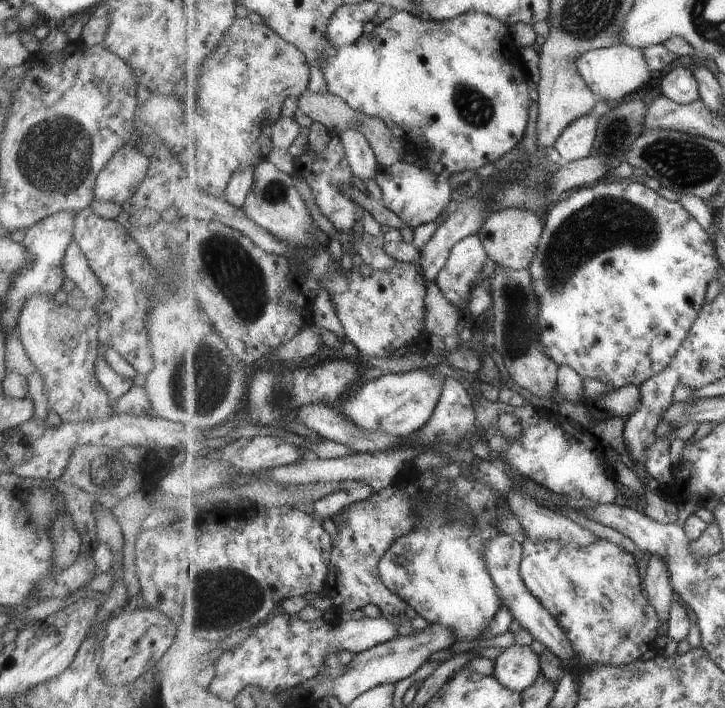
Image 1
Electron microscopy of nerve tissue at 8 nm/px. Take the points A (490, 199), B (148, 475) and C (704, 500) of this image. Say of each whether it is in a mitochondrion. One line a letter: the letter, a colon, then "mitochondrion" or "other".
A: other
B: other
C: other

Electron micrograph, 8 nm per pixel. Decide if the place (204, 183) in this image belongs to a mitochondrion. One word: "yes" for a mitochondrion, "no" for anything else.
no

